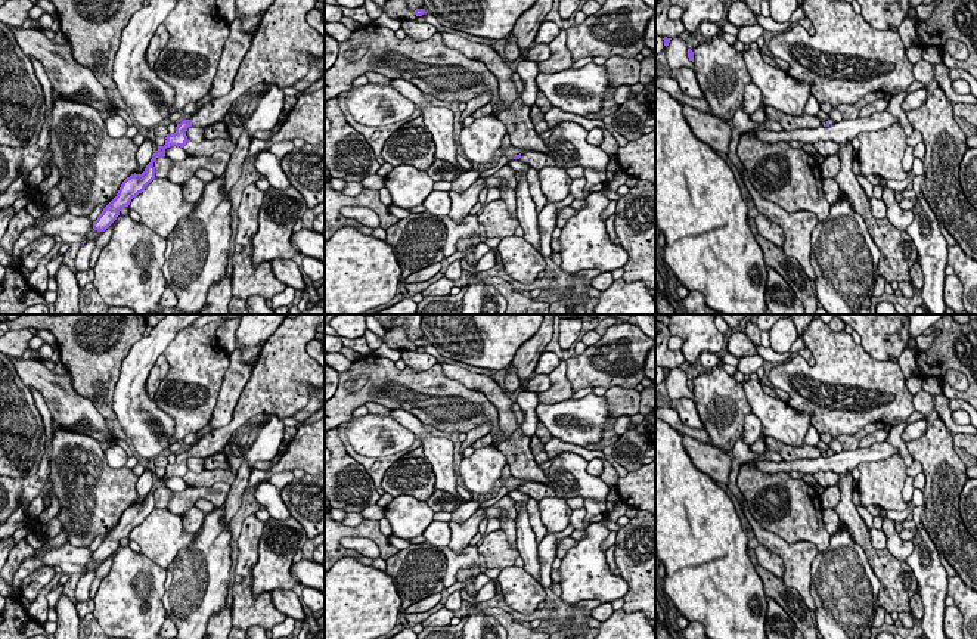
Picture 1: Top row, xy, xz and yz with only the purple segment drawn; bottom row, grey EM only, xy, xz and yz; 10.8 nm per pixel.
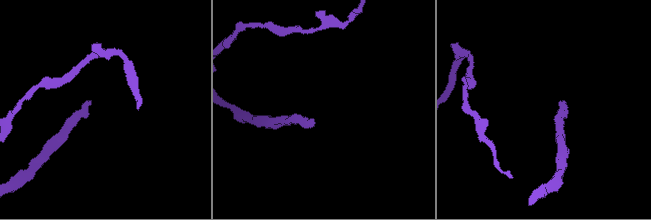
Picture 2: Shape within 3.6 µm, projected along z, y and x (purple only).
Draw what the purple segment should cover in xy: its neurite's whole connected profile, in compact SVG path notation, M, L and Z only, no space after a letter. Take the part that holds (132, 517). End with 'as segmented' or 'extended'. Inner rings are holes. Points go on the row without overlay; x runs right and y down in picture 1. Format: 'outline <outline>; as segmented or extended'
outline M325 314L285 317L263 345L251 378L235 406L232 421L205 434L190 450L177 455L174 465L167 465L165 475L158 477L145 502L134 503L122 512L117 527L93 552L94 561L105 562L117 550L120 542L145 521L155 509L156 488L165 487L165 480L170 477L183 478L189 457L204 459L223 452L232 434L258 413L276 413L279 418L294 416L307 406L314 388L325 388L325 367L307 353L307 344L314 339L322 322L325 322Z; extended

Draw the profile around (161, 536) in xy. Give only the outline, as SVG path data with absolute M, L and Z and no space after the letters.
M155 508L142 524L131 530L128 539L140 546L140 555L168 568L177 553L193 543L196 534L184 531L183 517L167 508Z

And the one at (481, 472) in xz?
M491 444L463 457L458 475L468 491L488 494L499 488L506 465L509 465L508 456Z

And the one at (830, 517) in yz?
M822 509L822 519L825 522L826 531L832 536L835 534L840 527L841 521L834 509Z

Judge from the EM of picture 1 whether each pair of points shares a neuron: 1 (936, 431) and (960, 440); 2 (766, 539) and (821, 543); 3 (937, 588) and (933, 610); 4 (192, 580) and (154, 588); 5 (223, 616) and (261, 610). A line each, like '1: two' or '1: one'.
1: two
2: two
3: one
4: two
5: two

